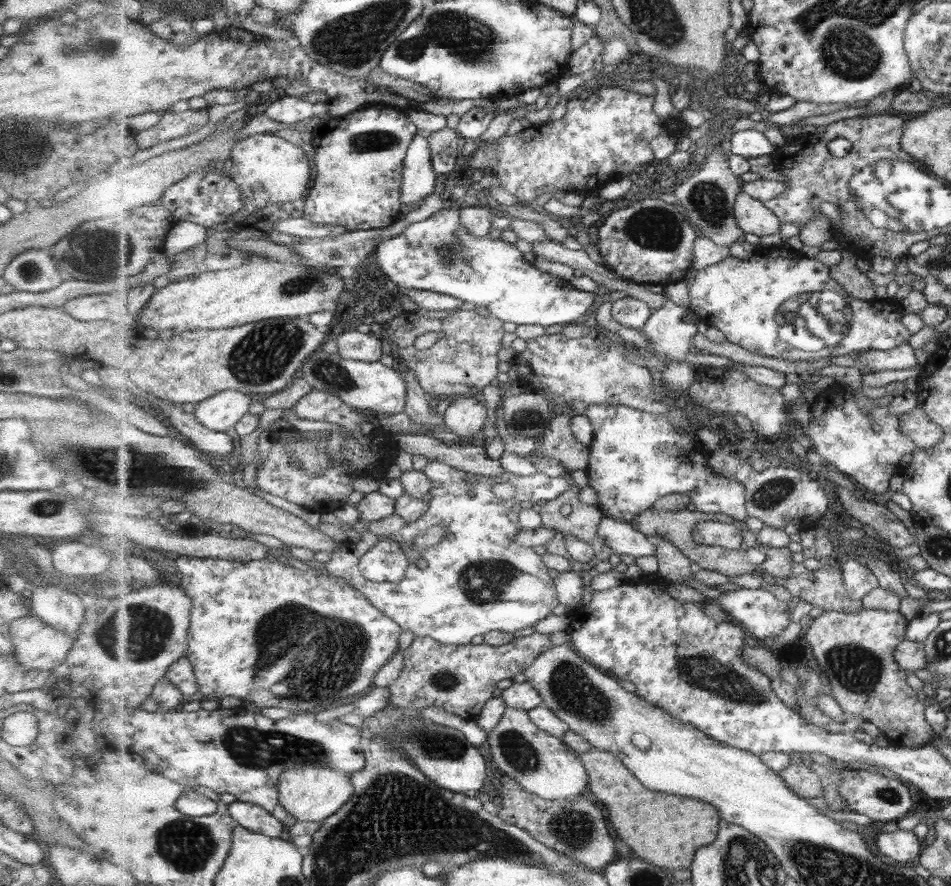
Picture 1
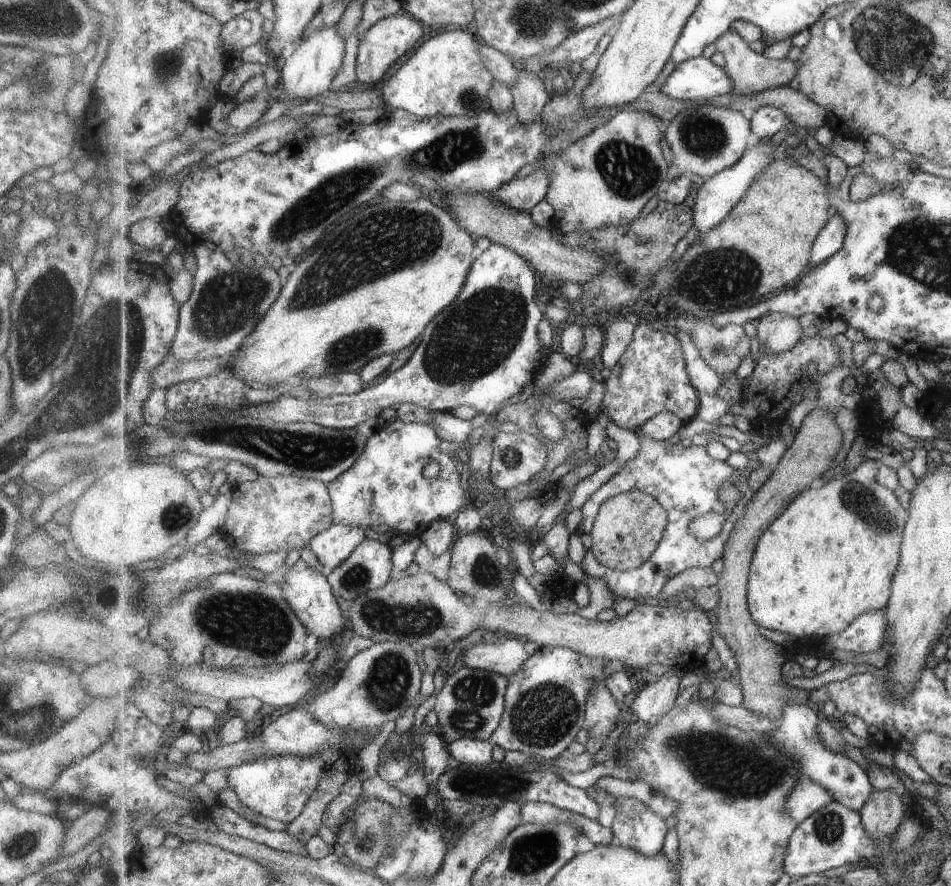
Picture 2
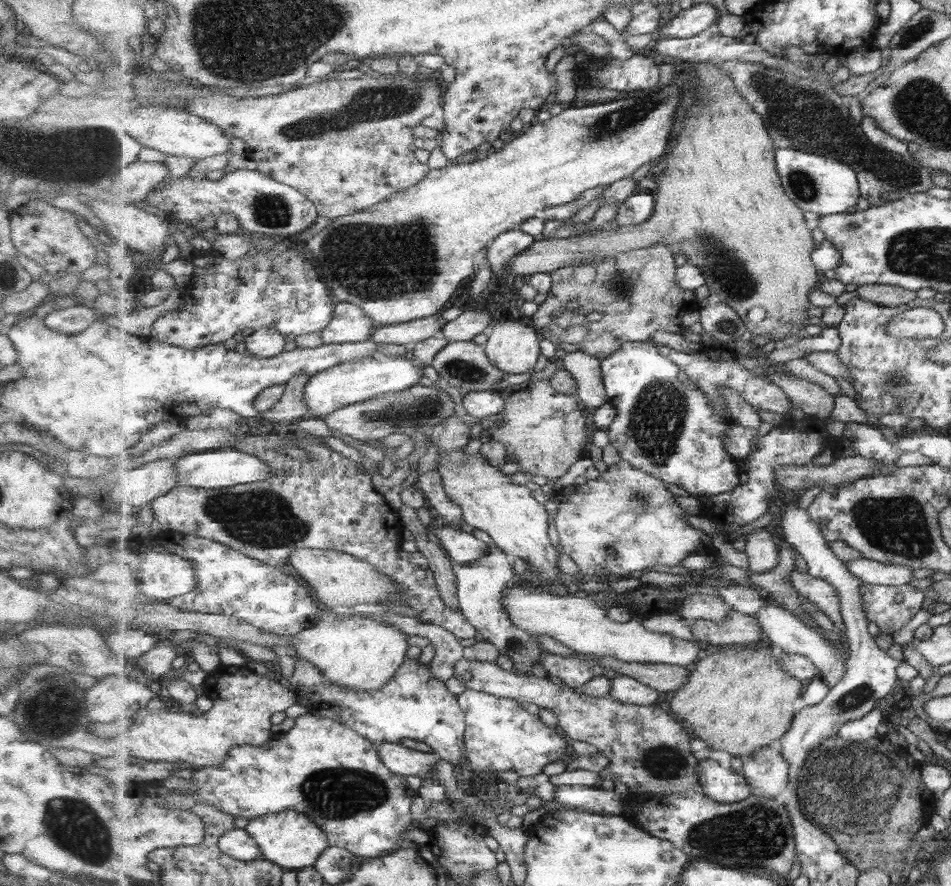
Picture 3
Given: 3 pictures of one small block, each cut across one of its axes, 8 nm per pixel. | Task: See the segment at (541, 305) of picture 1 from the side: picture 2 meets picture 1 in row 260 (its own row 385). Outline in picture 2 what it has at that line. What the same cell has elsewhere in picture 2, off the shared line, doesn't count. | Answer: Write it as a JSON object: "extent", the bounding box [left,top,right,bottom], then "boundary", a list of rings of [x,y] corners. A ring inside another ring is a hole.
{"extent":[170,243,547,430],"boundary":[[[492,243],[491,246],[474,260],[463,290],[458,299],[440,312],[427,325],[422,334],[422,340],[410,359],[396,371],[385,377],[375,386],[366,388],[360,393],[340,394],[332,397],[315,399],[310,396],[304,398],[291,397],[289,394],[276,395],[272,401],[261,404],[250,404],[220,415],[209,407],[183,411],[171,414],[170,417],[178,423],[195,423],[199,421],[235,421],[239,418],[253,420],[273,419],[278,423],[315,423],[335,430],[354,429],[365,422],[376,418],[381,423],[379,414],[393,406],[411,403],[430,408],[432,411],[453,412],[459,406],[472,406],[478,414],[494,417],[515,396],[519,394],[529,382],[541,374],[546,367],[547,356],[542,353],[541,339],[538,326],[543,320],[543,312],[537,304],[537,285],[540,275],[534,270],[525,257],[510,248]]]}

